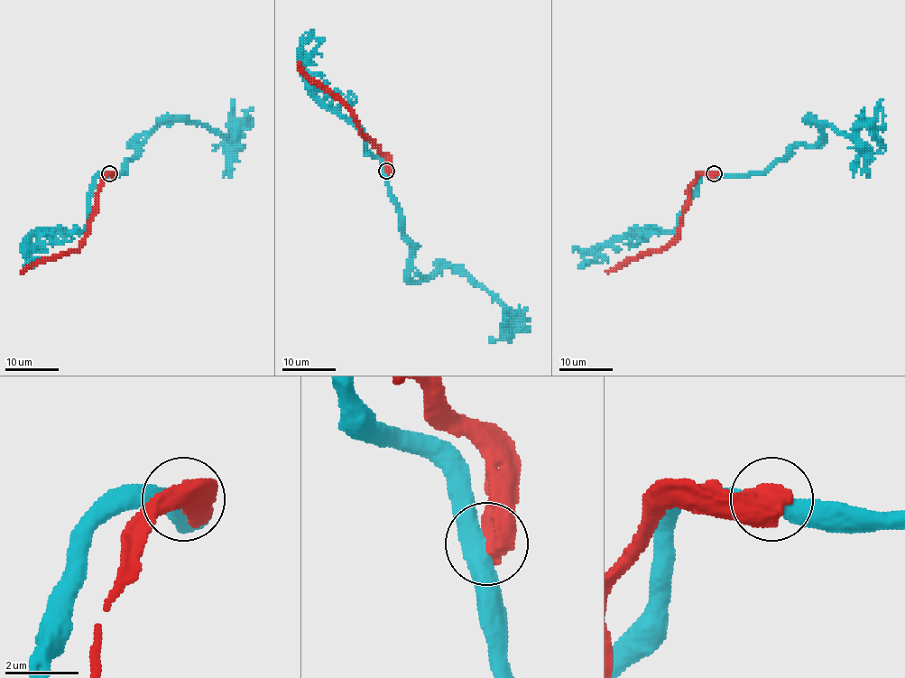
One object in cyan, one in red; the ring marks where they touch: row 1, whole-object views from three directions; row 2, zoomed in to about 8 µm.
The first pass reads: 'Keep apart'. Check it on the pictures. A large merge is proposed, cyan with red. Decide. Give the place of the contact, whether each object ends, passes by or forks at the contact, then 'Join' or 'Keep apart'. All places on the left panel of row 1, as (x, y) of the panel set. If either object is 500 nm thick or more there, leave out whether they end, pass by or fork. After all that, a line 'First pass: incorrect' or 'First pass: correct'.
Place: (109, 173). Keep apart
First pass: correct

